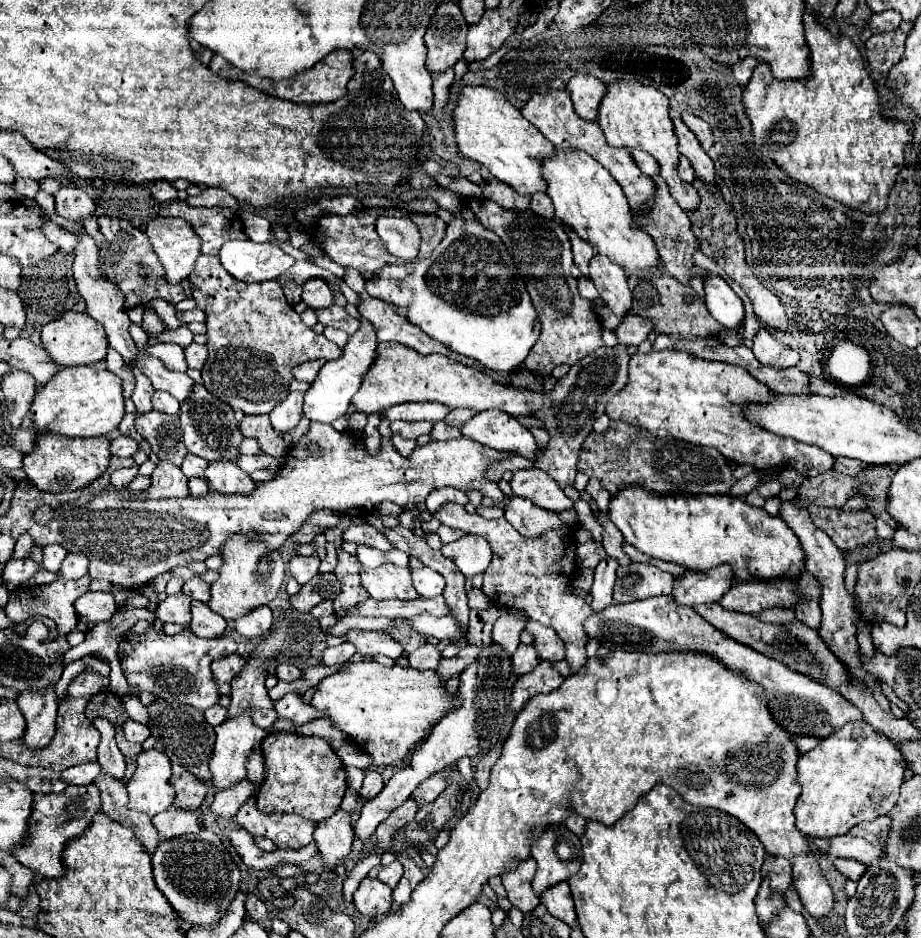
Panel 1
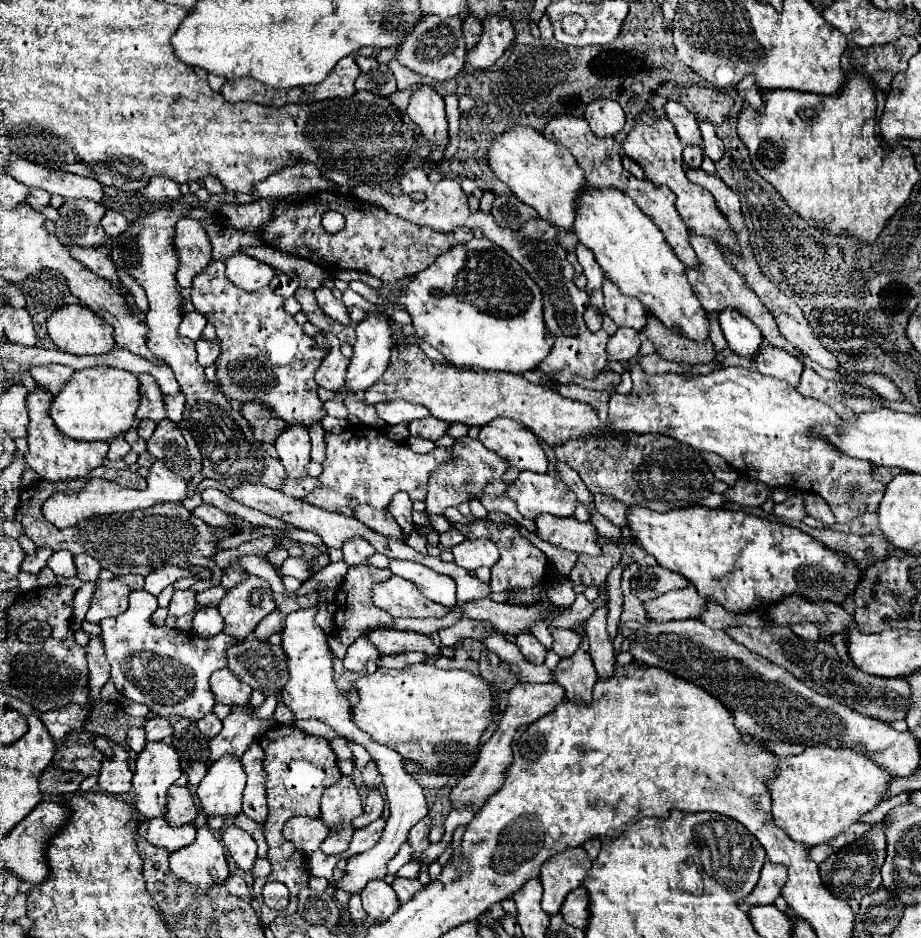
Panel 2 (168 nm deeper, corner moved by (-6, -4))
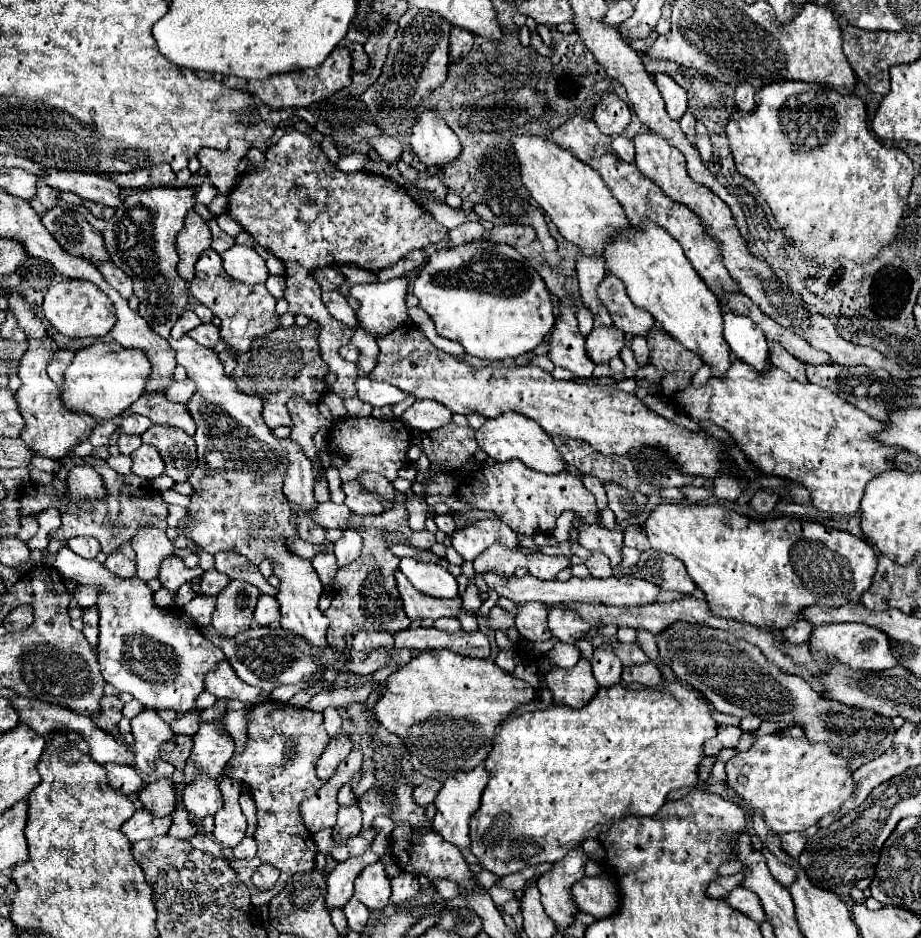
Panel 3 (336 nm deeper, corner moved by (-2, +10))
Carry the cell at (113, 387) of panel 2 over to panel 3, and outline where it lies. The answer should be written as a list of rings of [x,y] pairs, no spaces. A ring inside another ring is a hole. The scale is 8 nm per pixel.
[[[96,342],[88,348],[82,348],[76,352],[74,360],[70,362],[68,370],[66,370],[66,378],[62,384],[62,402],[66,404],[66,408],[70,408],[72,412],[84,412],[96,420],[112,420],[116,416],[120,416],[126,408],[130,408],[140,394],[144,392],[144,384],[146,378],[150,376],[150,362],[144,356],[144,352],[140,350],[126,350],[118,344],[106,344],[106,342]]]

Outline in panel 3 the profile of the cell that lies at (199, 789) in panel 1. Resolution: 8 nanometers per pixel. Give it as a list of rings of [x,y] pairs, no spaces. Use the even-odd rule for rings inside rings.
[[[158,778],[140,790],[138,800],[154,816],[168,816],[176,810],[176,790],[170,778]]]

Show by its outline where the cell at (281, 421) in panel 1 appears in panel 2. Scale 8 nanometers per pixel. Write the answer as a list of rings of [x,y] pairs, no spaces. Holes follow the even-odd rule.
[[[290,426],[282,436],[276,440],[276,450],[280,462],[286,468],[288,478],[304,478],[306,466],[310,464],[310,436],[308,428]]]

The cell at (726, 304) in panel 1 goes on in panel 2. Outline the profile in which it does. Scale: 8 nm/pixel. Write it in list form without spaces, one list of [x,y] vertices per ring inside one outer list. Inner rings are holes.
[[[722,312],[718,320],[724,338],[728,340],[728,346],[730,350],[734,350],[734,354],[754,358],[760,352],[762,334],[758,332],[758,328],[754,328],[754,324],[750,324],[750,320],[738,316],[738,312]]]

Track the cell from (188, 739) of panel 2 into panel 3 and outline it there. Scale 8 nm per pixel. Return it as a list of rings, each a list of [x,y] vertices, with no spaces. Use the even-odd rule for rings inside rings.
[[[180,734],[178,738],[174,738],[174,742],[170,742],[162,748],[162,760],[174,764],[176,770],[184,770],[190,750],[192,750],[192,736]]]

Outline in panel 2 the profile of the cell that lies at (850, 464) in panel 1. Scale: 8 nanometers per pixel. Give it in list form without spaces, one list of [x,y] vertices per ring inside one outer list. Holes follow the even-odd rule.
[[[880,466],[880,468],[876,468],[874,476],[876,476],[876,480],[882,480],[884,484],[888,484],[896,474],[902,474],[902,472],[904,472],[902,468],[886,468],[886,466]]]

